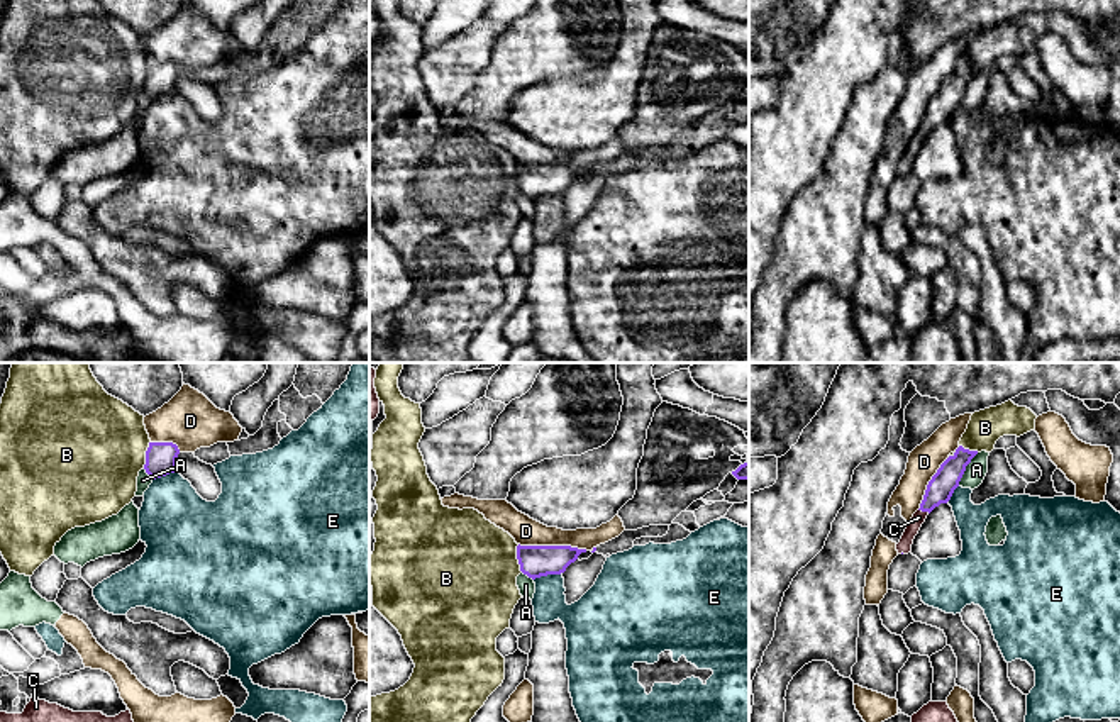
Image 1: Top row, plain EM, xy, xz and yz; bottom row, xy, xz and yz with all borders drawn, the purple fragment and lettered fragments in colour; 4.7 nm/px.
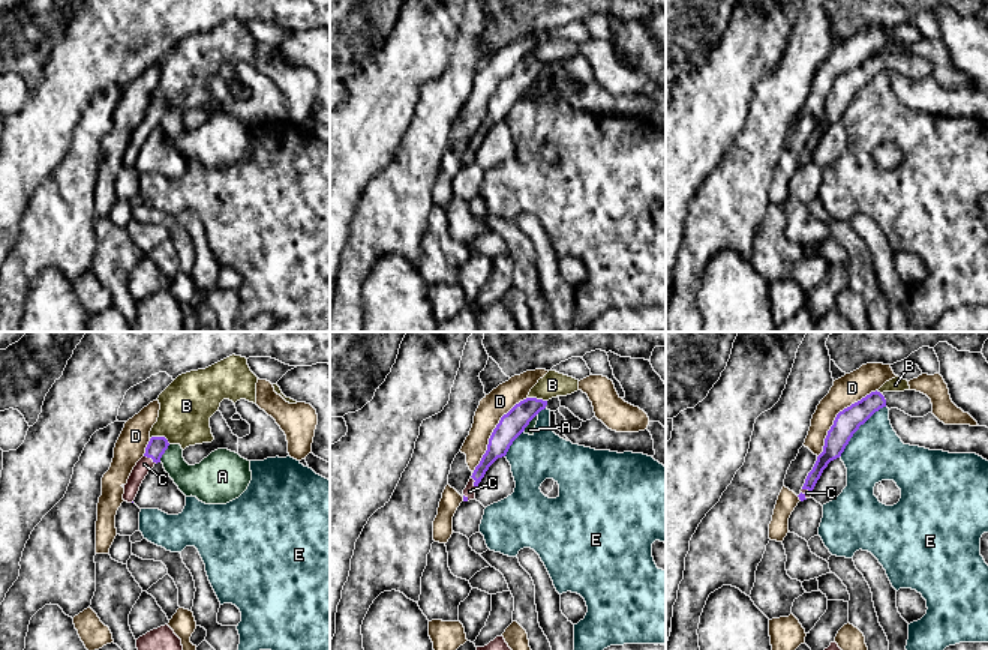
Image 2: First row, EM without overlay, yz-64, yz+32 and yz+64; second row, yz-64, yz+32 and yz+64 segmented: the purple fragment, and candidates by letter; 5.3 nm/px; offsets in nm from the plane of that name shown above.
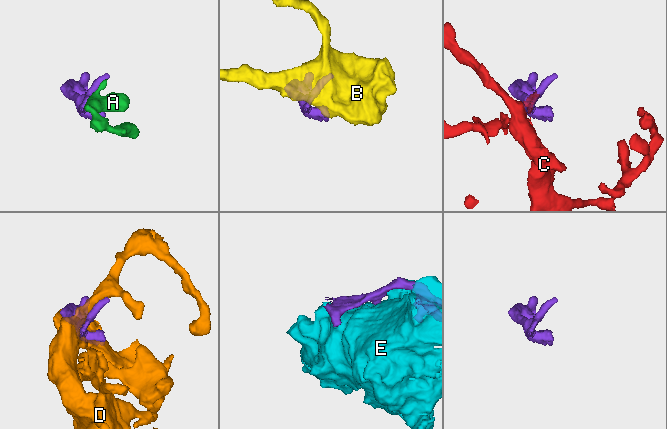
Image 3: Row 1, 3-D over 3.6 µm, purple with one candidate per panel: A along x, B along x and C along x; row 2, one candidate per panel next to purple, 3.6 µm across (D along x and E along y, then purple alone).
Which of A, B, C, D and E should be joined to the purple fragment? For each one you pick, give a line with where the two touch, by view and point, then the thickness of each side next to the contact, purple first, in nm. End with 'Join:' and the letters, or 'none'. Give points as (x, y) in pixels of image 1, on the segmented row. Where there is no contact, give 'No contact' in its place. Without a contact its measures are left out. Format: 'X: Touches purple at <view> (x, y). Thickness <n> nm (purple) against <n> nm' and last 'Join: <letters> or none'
C: Touches purple at yz (924, 510). Thickness 130 nm (purple) against 70 nm
Join: C

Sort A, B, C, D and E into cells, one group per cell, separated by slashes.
A D / B / C / E

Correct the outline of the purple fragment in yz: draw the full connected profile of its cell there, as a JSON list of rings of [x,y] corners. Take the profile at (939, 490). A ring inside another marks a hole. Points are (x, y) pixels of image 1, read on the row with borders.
[[[959,446],[956,453],[940,464],[940,468],[927,485],[920,508],[913,514],[900,542],[896,544],[898,554],[912,553],[913,539],[918,534],[927,515],[940,503],[947,503],[951,500],[954,490],[959,486],[966,466],[976,454],[978,451],[969,451]]]

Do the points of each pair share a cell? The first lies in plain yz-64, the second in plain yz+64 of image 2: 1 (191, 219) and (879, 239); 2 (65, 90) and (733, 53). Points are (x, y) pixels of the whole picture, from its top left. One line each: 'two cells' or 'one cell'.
1: one cell
2: one cell

